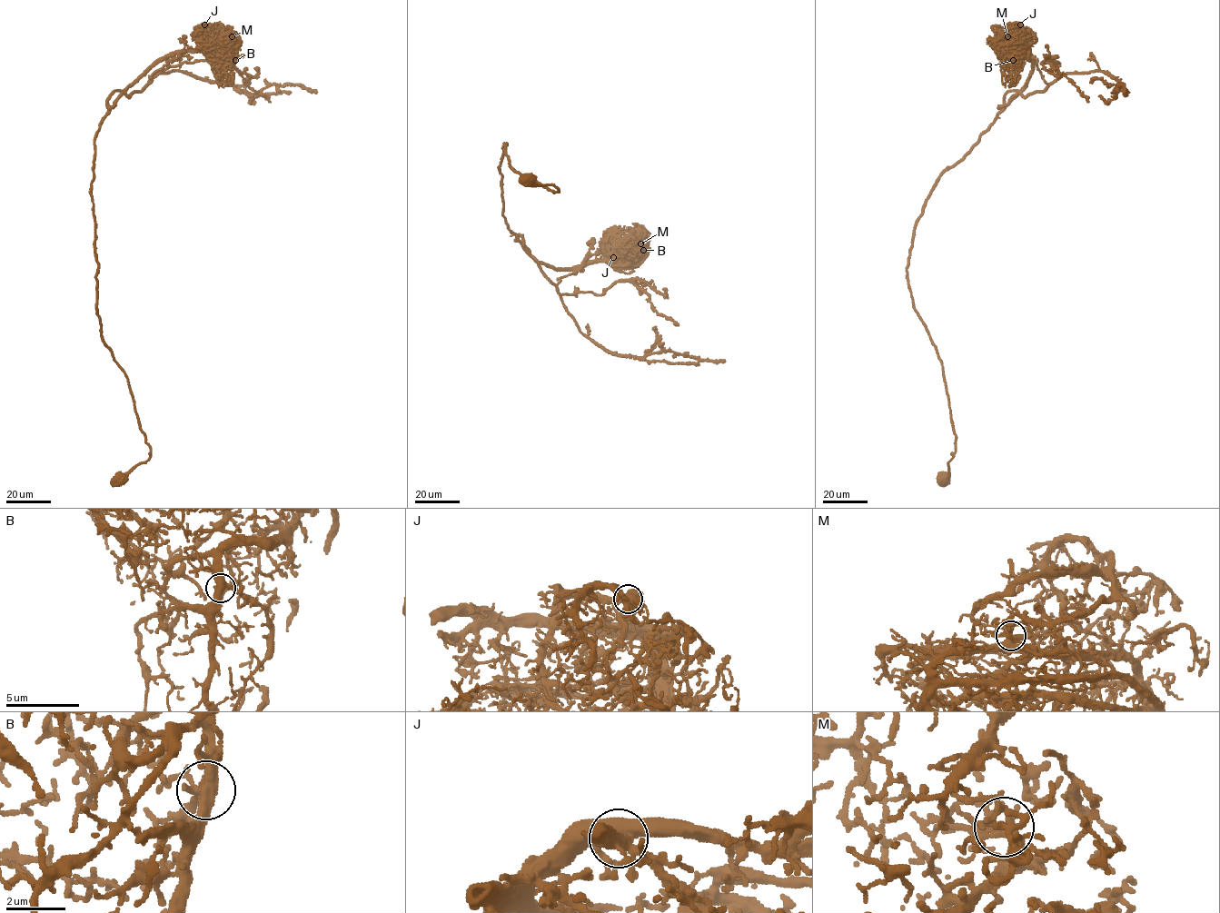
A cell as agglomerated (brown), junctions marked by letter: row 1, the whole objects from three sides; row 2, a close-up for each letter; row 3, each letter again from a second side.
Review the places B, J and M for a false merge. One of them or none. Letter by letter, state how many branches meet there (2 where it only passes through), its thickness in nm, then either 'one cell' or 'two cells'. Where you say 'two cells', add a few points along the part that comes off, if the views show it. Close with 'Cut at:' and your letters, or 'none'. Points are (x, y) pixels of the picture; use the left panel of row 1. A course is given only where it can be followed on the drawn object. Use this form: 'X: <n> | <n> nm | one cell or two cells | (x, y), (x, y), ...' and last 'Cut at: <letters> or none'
B: 4 | 420 nm | one cell
J: 6 | 500 nm | one cell
M: 5 | 380 nm | one cell
Cut at: none

